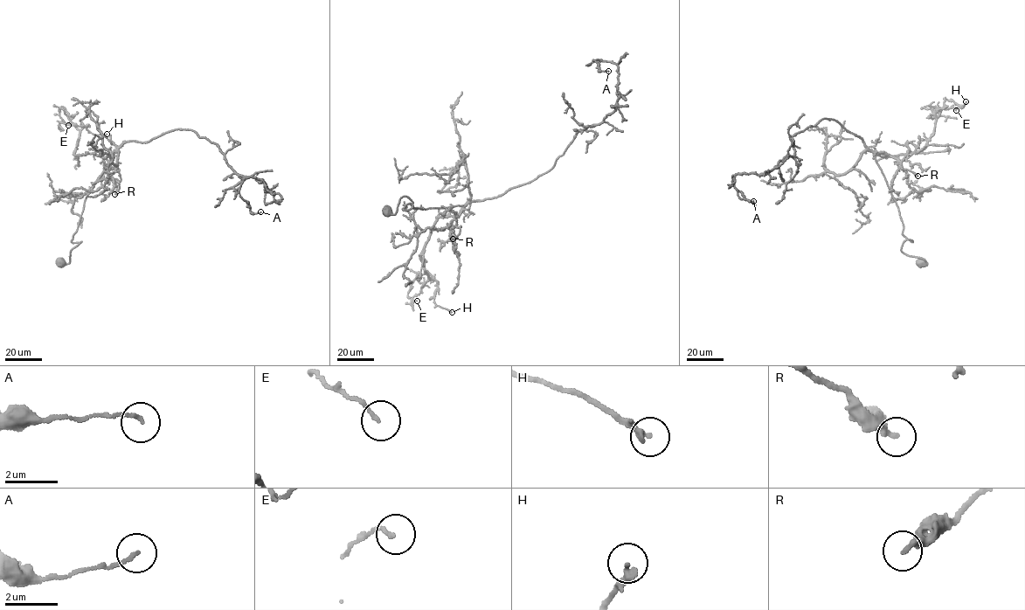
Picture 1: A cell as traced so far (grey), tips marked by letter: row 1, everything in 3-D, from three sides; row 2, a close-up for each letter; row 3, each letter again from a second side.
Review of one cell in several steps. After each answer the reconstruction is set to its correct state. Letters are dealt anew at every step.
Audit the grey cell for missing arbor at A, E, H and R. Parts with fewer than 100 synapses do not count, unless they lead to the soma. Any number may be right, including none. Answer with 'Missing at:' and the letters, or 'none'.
Missing at: none

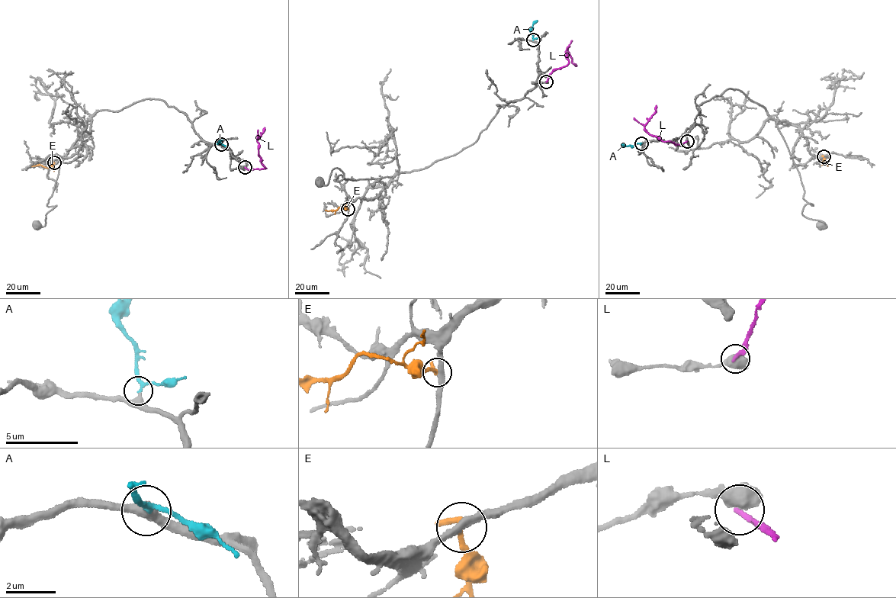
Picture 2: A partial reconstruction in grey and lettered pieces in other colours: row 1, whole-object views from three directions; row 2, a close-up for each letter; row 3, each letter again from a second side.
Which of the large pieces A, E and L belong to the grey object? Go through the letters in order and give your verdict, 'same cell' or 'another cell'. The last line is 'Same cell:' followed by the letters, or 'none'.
A: same cell
E: another cell
L: another cell
Same cell: A

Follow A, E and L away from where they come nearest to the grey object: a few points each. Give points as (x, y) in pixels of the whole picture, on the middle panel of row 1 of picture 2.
A: (533, 39), (531, 29), (537, 20)
E: (348, 209), (338, 207), (336, 210), (325, 210)
L: (546, 81), (550, 74), (569, 62), (566, 57), (567, 47), (572, 62), (576, 65)

